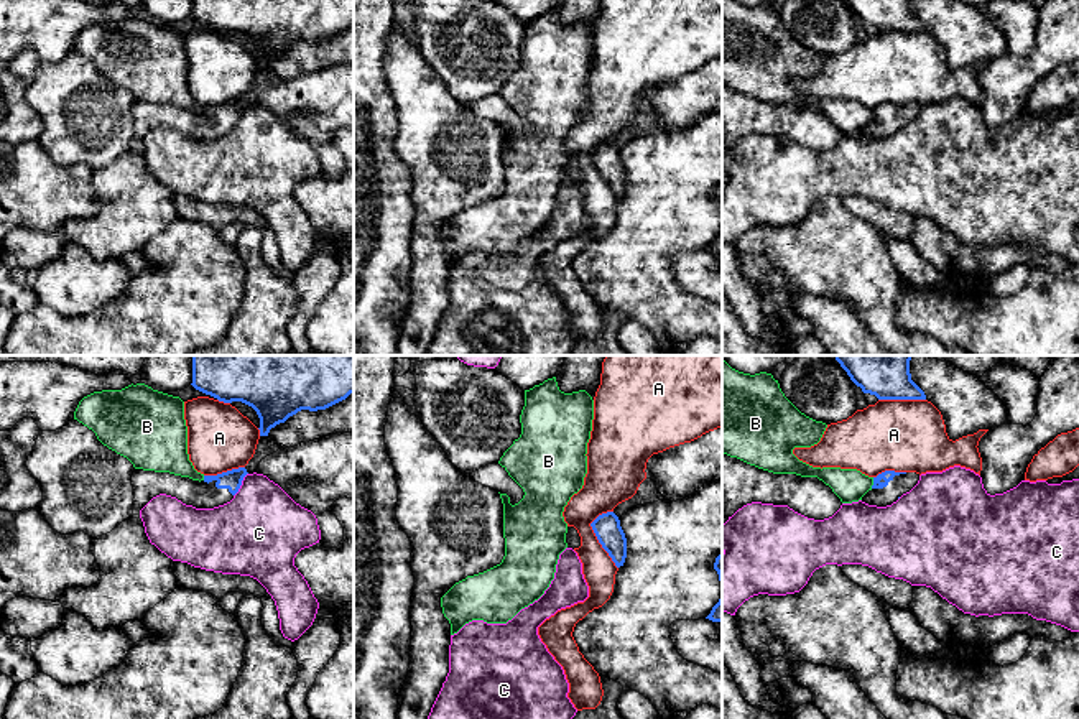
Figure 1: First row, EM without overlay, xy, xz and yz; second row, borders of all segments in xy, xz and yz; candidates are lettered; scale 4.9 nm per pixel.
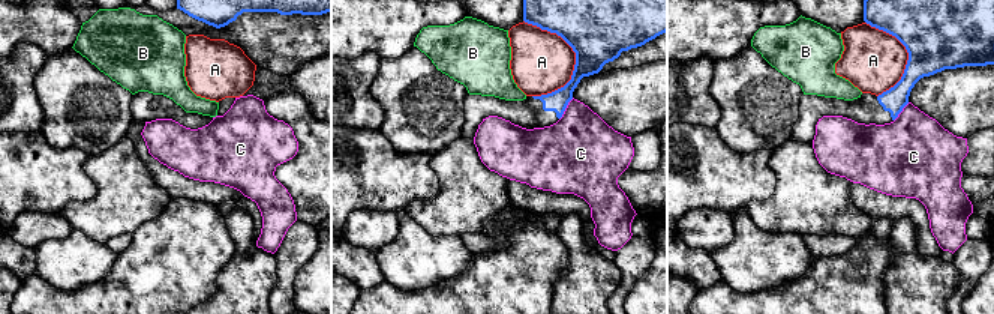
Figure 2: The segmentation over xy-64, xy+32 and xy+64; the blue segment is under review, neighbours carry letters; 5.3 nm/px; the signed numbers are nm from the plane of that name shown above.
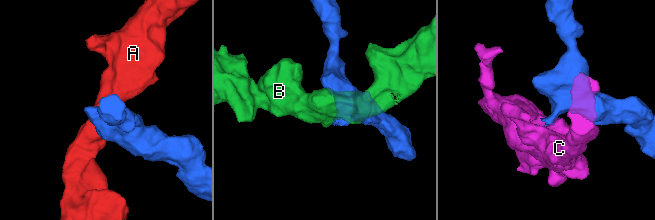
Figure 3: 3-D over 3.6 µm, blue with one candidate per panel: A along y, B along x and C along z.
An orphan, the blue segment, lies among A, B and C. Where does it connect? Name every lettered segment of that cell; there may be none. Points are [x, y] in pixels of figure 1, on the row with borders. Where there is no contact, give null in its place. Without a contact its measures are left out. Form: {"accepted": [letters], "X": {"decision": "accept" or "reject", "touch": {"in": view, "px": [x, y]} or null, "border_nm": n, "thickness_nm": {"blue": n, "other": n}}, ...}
{"accepted": [], "A": {"decision": "reject", "touch": {"in": "xz", "px": [597, 538]}, "border_nm": 300, "thickness_nm": {"blue": 130, "other": 200}}, "B": {"decision": "reject", "touch": {"in": "yz", "px": [874, 482]}, "border_nm": 60, "thickness_nm": {"blue": 60, "other": 160}}, "C": {"decision": "reject", "touch": {"in": "xy", "px": [240, 484]}, "border_nm": 140, "thickness_nm": {"blue": 100, "other": 420}}}

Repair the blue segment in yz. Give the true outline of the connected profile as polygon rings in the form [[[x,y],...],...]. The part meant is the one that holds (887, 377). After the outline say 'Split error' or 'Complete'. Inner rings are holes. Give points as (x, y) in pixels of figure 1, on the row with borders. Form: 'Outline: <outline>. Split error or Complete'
Outline: [[[836,355],[850,380],[878,400],[926,400],[911,380],[911,355]]]. Complete

